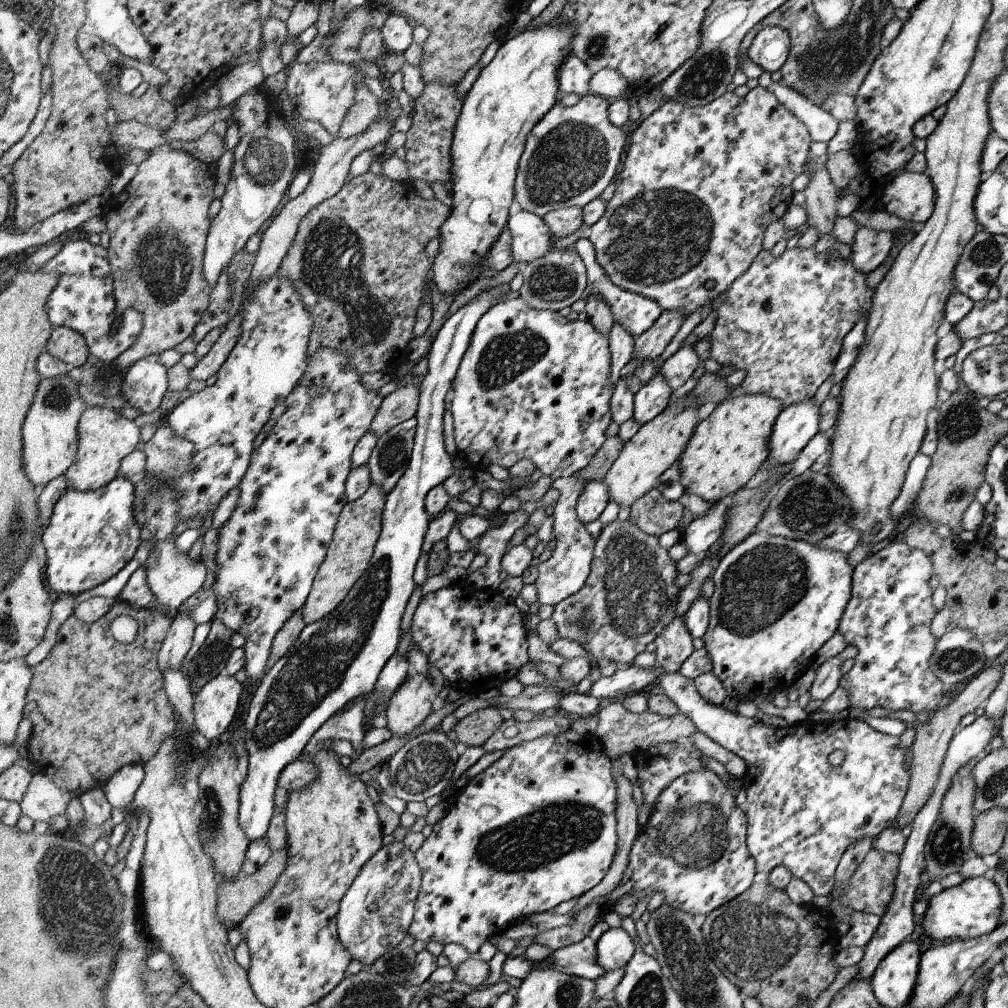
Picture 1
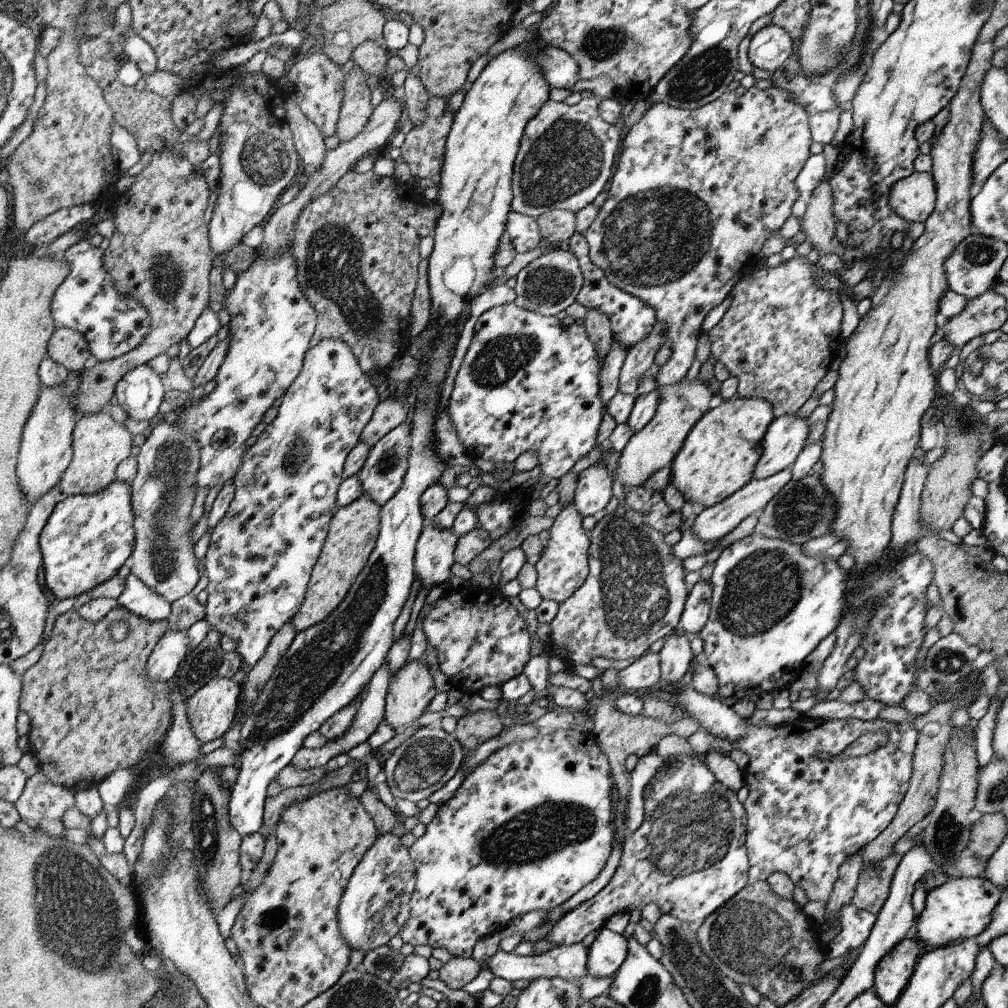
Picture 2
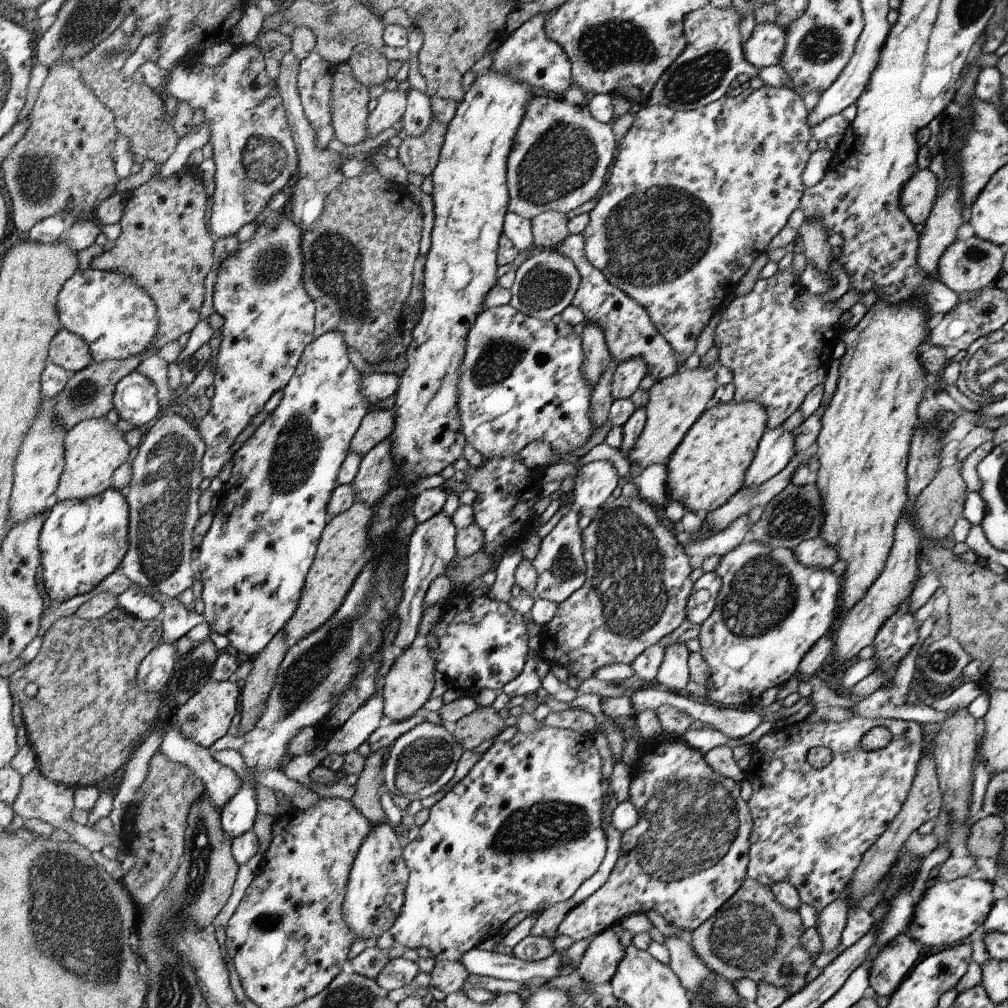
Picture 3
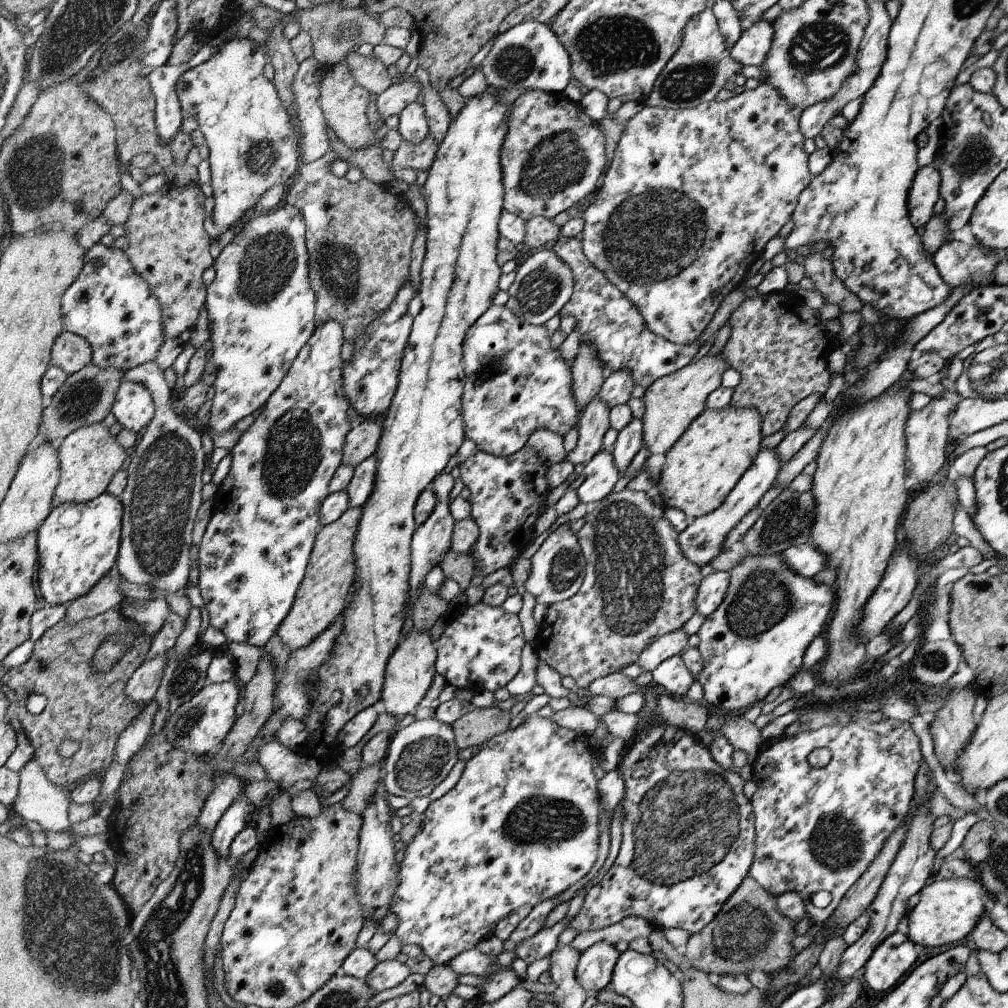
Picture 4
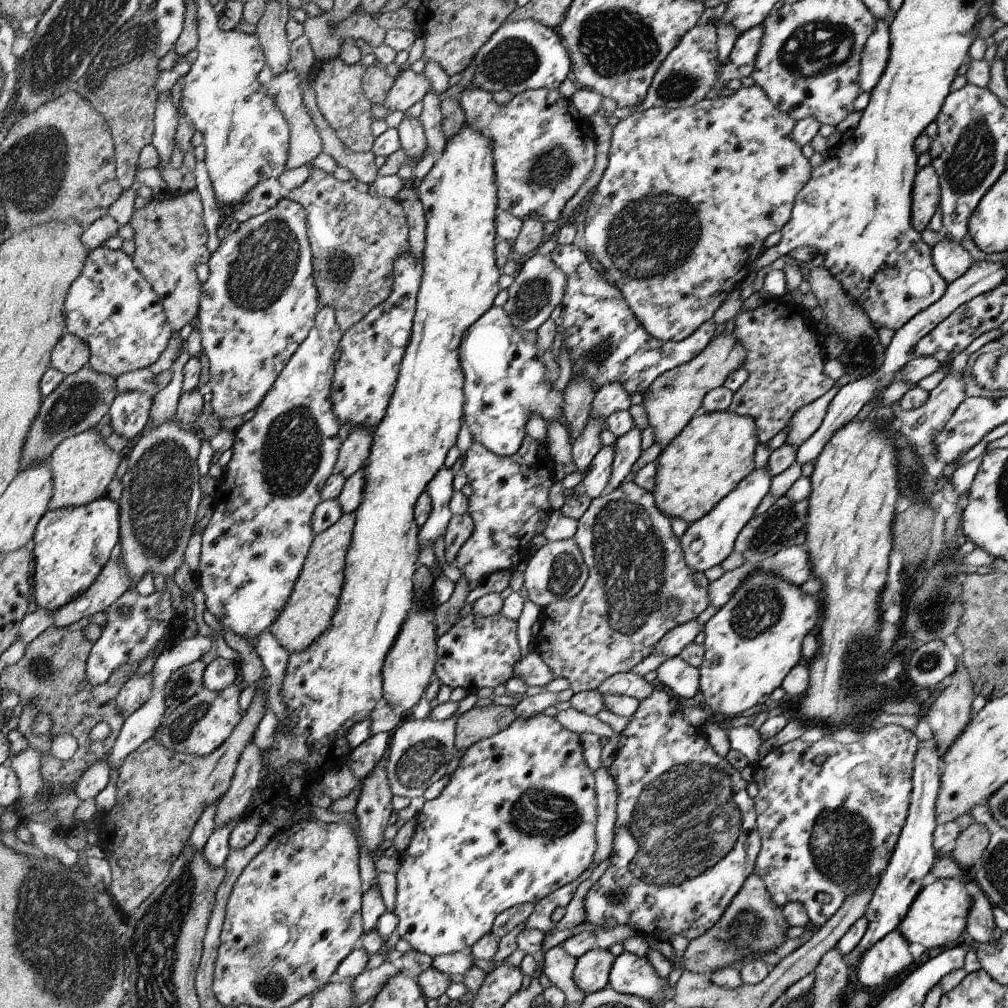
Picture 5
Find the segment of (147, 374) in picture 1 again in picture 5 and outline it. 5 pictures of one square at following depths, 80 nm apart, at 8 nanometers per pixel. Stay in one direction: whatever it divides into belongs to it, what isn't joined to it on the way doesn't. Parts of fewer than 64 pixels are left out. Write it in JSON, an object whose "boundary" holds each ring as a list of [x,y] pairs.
{"boundary":[[[132,390],[119,394],[111,406],[113,430],[132,440],[146,430],[153,397],[148,390]]]}

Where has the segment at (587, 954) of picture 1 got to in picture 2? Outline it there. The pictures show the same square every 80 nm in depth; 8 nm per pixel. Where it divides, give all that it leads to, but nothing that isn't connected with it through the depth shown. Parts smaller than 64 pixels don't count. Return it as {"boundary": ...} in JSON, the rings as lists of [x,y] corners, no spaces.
{"boundary":[[[583,942],[574,943],[573,945],[560,945],[533,957],[523,957],[514,952],[507,953],[498,949],[493,956],[484,960],[482,964],[480,963],[480,966],[482,966],[481,970],[484,967],[490,968],[490,972],[495,977],[504,978],[508,982],[514,982],[514,980],[535,981],[536,979],[551,979],[554,977],[574,981],[574,978],[582,978],[582,976],[587,975],[587,954],[588,949],[583,945]]]}

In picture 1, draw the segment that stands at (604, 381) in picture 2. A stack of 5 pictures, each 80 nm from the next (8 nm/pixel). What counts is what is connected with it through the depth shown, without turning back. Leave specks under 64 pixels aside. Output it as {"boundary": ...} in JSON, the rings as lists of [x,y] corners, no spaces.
{"boundary":[[[616,322],[609,332],[608,339],[612,356],[612,366],[610,367],[609,375],[615,389],[627,364],[630,364],[633,358],[635,341],[633,336],[629,332],[626,332],[626,328],[618,325]]]}

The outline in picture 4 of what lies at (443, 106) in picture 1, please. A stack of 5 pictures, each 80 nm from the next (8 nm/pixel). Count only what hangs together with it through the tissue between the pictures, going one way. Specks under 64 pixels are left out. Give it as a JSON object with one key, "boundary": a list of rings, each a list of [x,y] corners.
{"boundary":[[[430,134],[420,144],[408,144],[403,140],[395,150],[393,160],[389,162],[390,170],[394,175],[400,175],[404,168],[410,167],[414,170],[428,168],[436,160],[439,146],[437,140]]]}

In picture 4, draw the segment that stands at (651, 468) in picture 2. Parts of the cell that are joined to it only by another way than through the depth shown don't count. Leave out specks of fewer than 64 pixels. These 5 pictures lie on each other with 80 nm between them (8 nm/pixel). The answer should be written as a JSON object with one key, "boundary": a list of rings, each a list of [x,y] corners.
{"boundary":[[[721,354],[705,355],[694,363],[688,363],[680,371],[663,376],[648,388],[643,396],[645,413],[643,416],[643,446],[648,446],[652,454],[666,454],[677,440],[685,434],[694,419],[702,414],[711,393],[720,387],[722,374],[730,368]]]}

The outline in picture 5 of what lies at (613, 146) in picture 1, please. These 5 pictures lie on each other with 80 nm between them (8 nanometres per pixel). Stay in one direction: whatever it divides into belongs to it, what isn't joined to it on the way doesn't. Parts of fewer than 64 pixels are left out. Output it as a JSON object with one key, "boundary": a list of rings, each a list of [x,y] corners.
{"boundary":[[[469,87],[459,95],[465,122],[493,143],[493,163],[498,185],[498,208],[508,211],[521,221],[538,219],[542,224],[555,222],[562,216],[566,200],[570,200],[590,174],[596,158],[596,142],[587,117],[574,108],[569,99],[562,97],[558,89],[530,89],[514,95],[507,104],[494,101],[491,92]]]}

